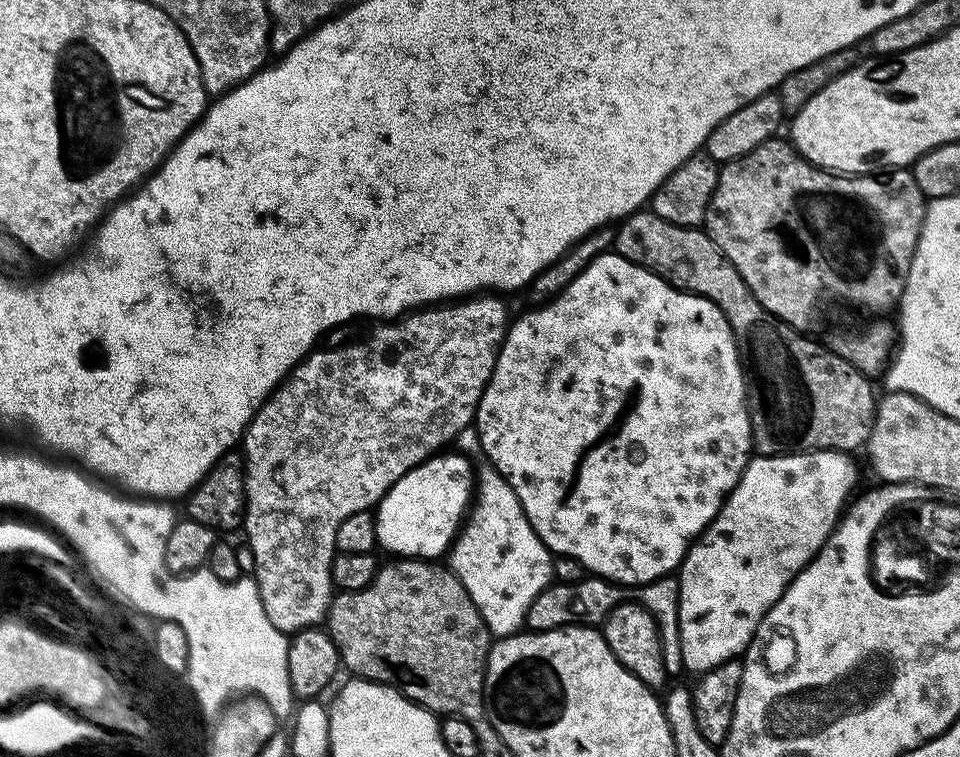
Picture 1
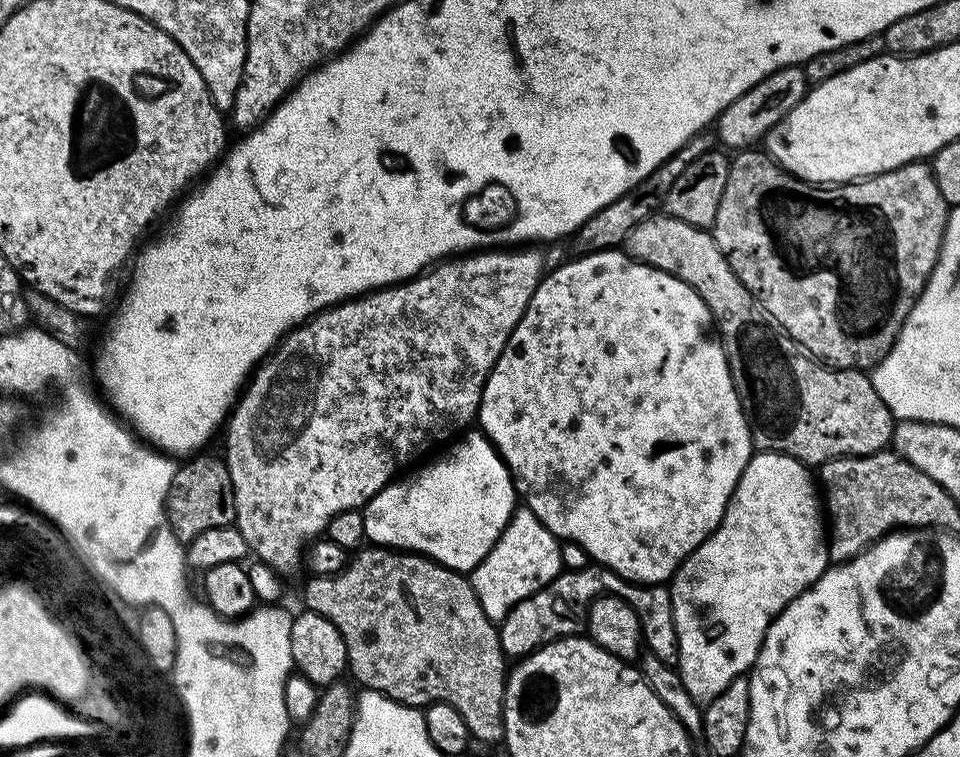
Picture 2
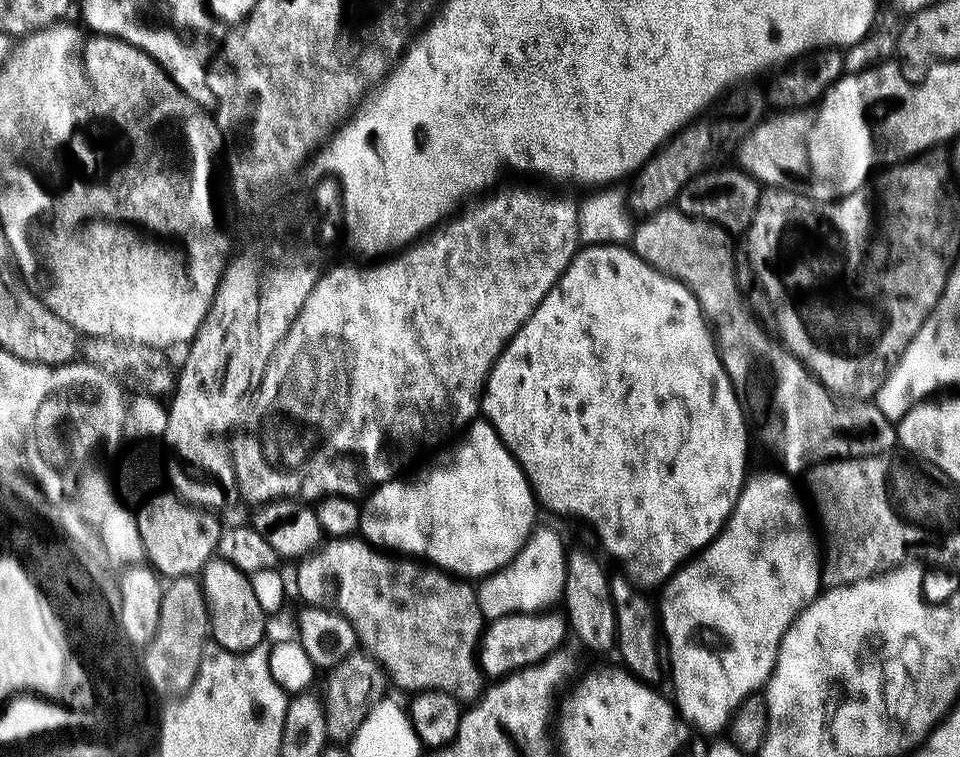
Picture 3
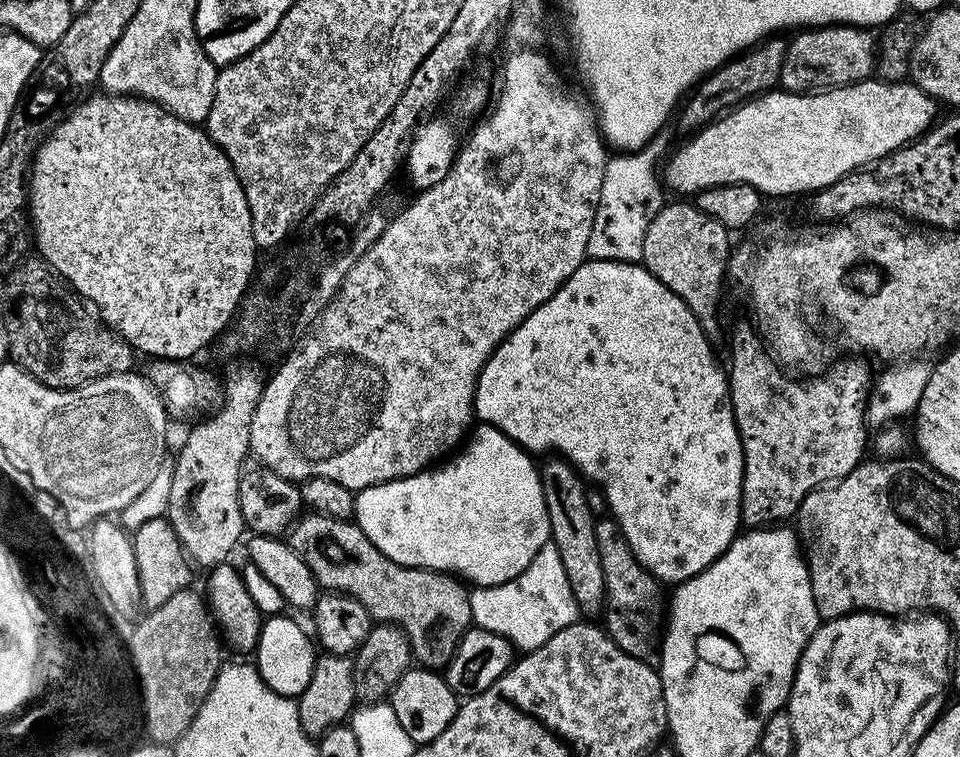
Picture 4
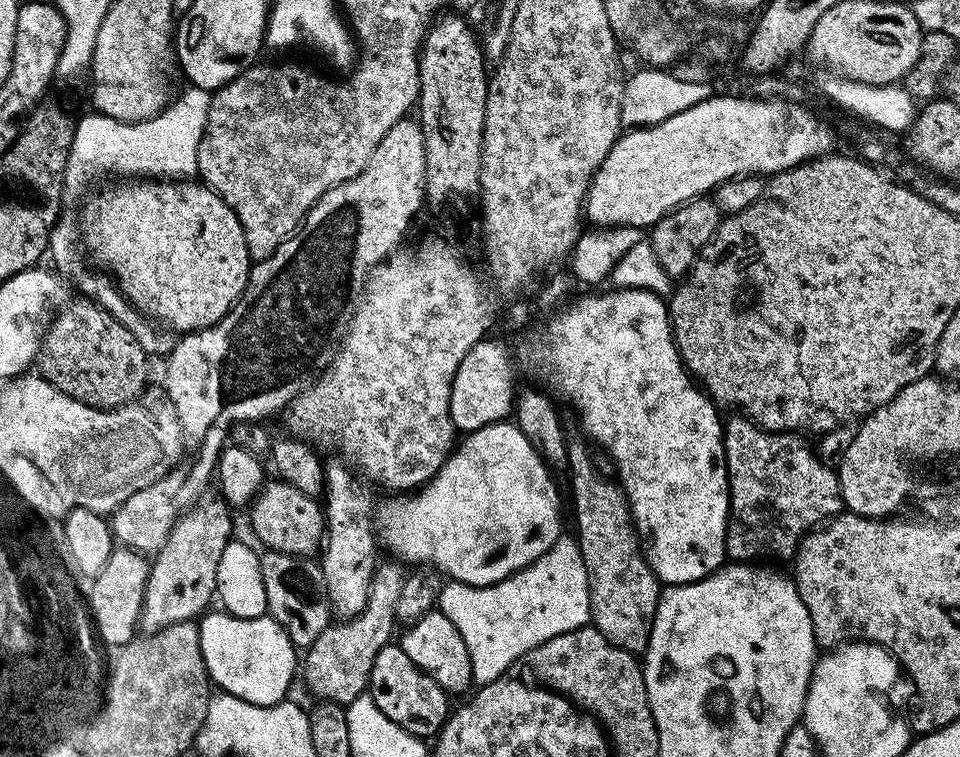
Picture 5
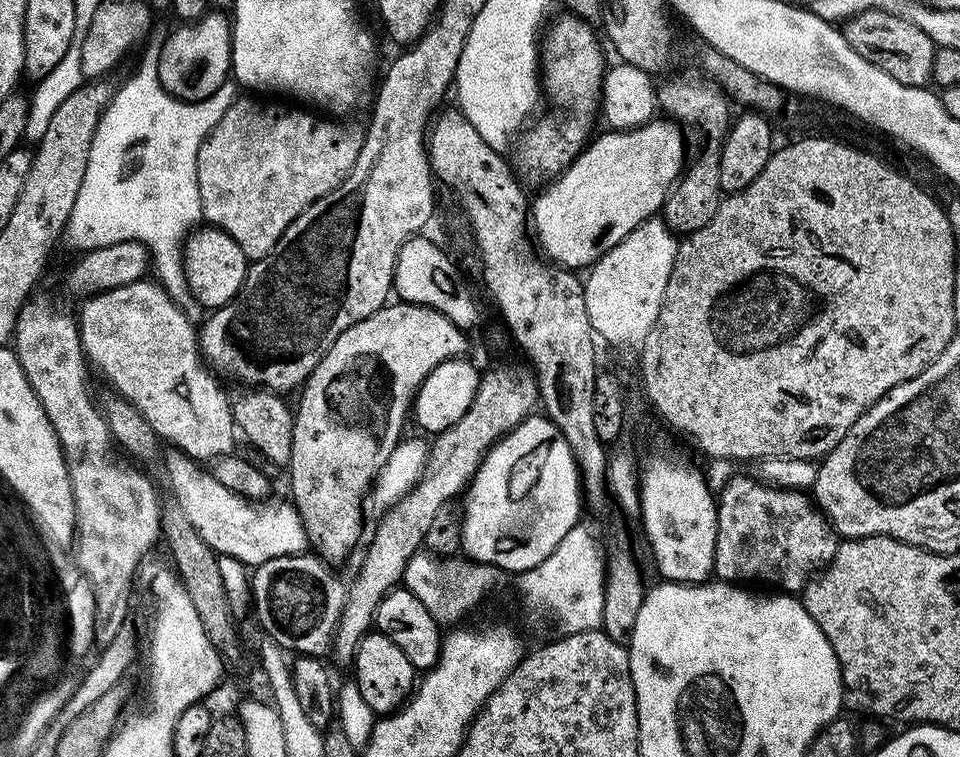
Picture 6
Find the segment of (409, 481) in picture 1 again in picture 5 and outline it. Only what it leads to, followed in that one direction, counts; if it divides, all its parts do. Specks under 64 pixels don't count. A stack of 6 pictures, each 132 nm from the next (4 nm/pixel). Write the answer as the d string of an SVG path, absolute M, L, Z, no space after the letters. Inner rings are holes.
M497 422L495 424L487 424L478 430L467 433L463 439L464 441L461 444L459 441L453 447L448 459L444 461L444 465L438 469L436 475L427 484L423 485L419 491L415 494L392 494L389 500L384 500L381 504L379 501L375 505L374 516L378 521L379 539L383 543L385 540L401 556L401 558L399 557L401 561L417 560L420 563L417 565L431 566L452 580L457 580L470 586L485 588L491 584L497 584L499 580L505 580L507 576L511 576L513 572L522 570L528 564L533 564L543 552L550 550L550 546L554 546L556 540L561 539L560 496L556 493L555 482L552 481L553 473L550 471L548 465L544 463L543 458L536 451L534 445L528 441L526 434L522 434L522 430L517 428L515 423Z

